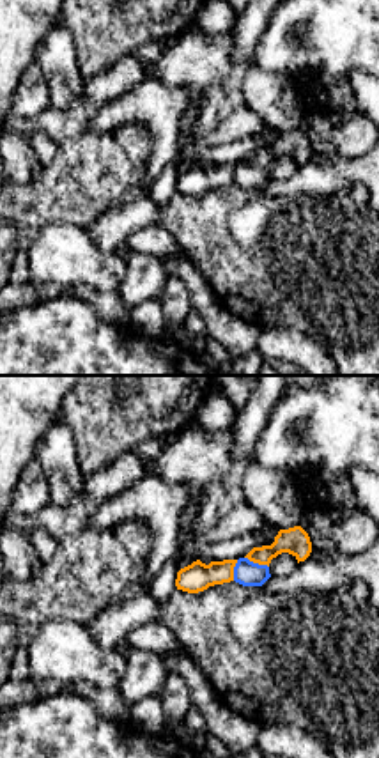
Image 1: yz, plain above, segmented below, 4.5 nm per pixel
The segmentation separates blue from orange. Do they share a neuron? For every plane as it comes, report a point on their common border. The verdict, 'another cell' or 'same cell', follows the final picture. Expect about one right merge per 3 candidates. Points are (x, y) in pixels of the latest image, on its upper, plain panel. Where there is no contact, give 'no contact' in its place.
contact (257, 167)

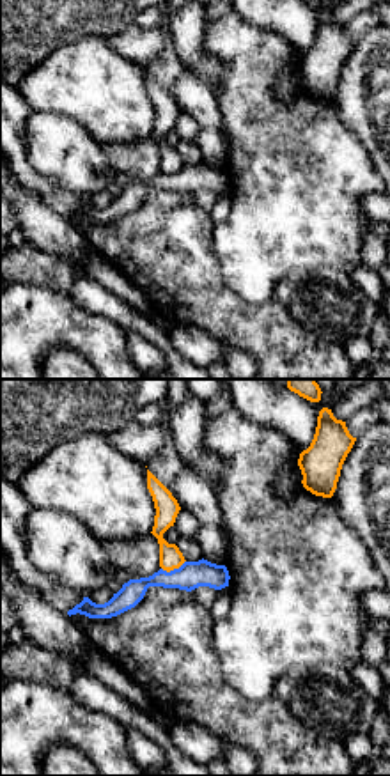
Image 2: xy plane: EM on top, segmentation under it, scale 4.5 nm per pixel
contact (174, 172)

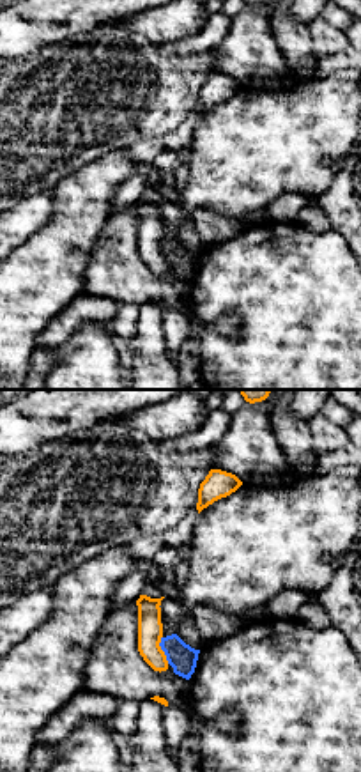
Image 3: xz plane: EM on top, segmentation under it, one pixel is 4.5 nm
contact (161, 252)

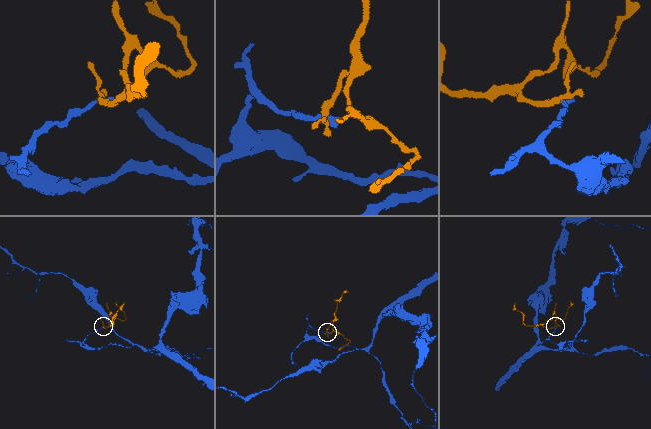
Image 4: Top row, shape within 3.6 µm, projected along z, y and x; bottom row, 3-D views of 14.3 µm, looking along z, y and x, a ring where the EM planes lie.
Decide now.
another cell

